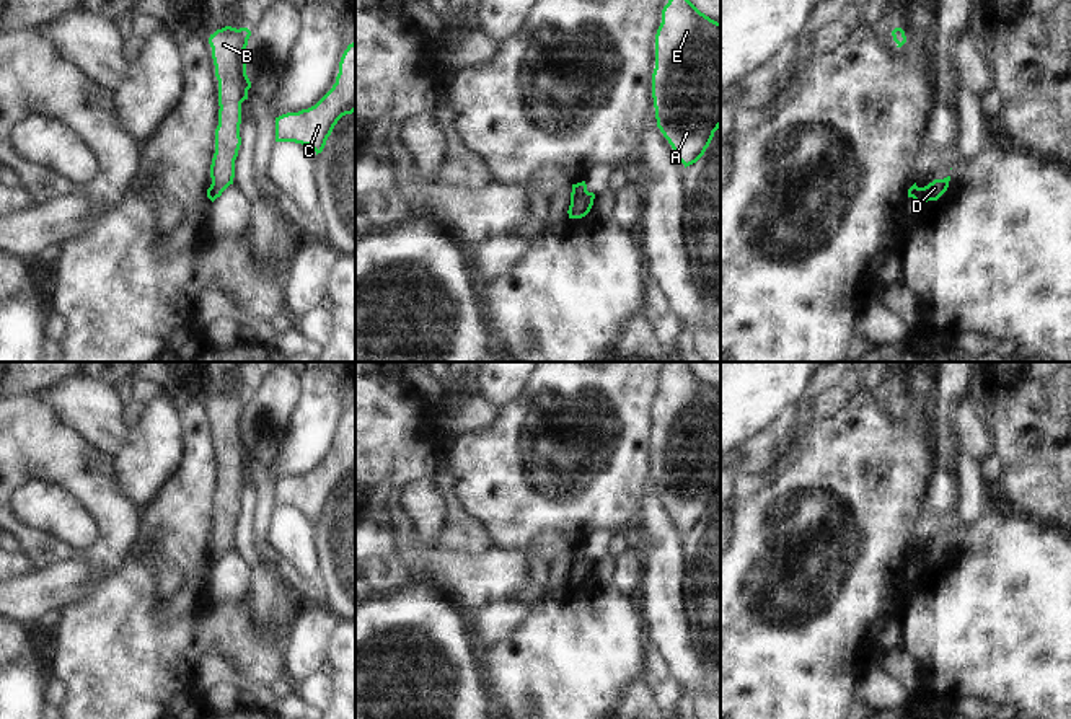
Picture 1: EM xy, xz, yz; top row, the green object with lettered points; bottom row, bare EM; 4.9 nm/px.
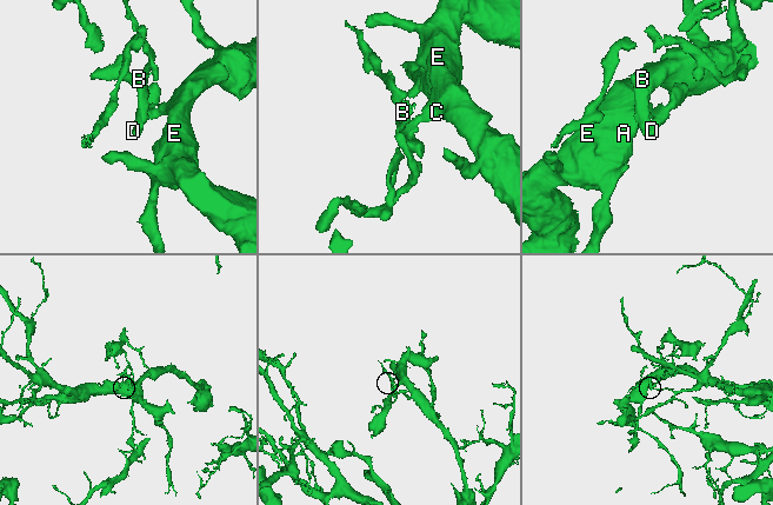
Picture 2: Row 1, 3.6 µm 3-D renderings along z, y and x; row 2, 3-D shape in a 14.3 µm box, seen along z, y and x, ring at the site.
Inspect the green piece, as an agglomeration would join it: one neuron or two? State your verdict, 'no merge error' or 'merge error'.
merge error

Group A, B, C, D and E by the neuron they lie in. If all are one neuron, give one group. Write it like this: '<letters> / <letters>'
A C D E / B

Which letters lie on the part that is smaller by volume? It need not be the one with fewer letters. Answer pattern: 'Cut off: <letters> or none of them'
Cut off: B

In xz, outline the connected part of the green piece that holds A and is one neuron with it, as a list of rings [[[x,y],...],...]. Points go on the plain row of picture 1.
[[[670,362],[662,375],[662,388],[655,399],[652,463],[657,492],[672,510],[675,522],[685,533],[696,528],[721,492],[721,388],[701,378],[686,362]]]

